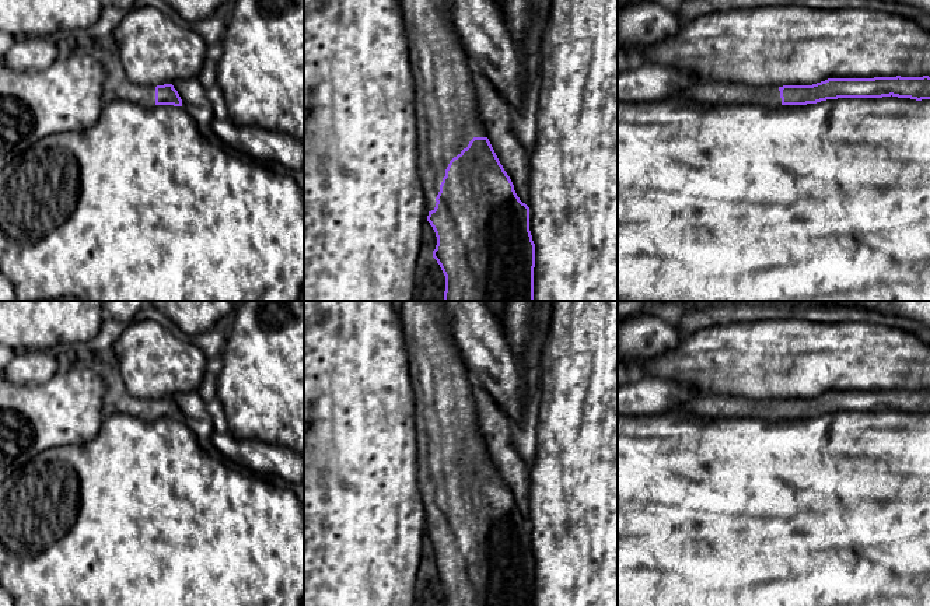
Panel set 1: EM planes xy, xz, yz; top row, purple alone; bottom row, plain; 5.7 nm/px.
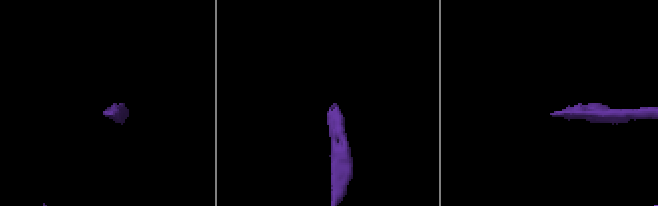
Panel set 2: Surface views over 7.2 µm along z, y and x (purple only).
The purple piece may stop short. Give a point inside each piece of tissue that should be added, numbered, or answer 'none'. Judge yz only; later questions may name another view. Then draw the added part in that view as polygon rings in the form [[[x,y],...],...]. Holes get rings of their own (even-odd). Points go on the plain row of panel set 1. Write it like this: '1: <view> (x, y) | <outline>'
1: yz (705, 405) | [[[698,392],[676,407],[678,411],[696,414],[702,418],[762,418],[776,421],[782,418],[776,399],[747,399],[740,396],[720,396]]]

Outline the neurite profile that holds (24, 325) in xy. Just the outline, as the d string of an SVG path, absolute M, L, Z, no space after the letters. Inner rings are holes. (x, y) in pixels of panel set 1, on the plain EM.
M0 301L0 344L15 351L85 347L104 322L104 301Z

